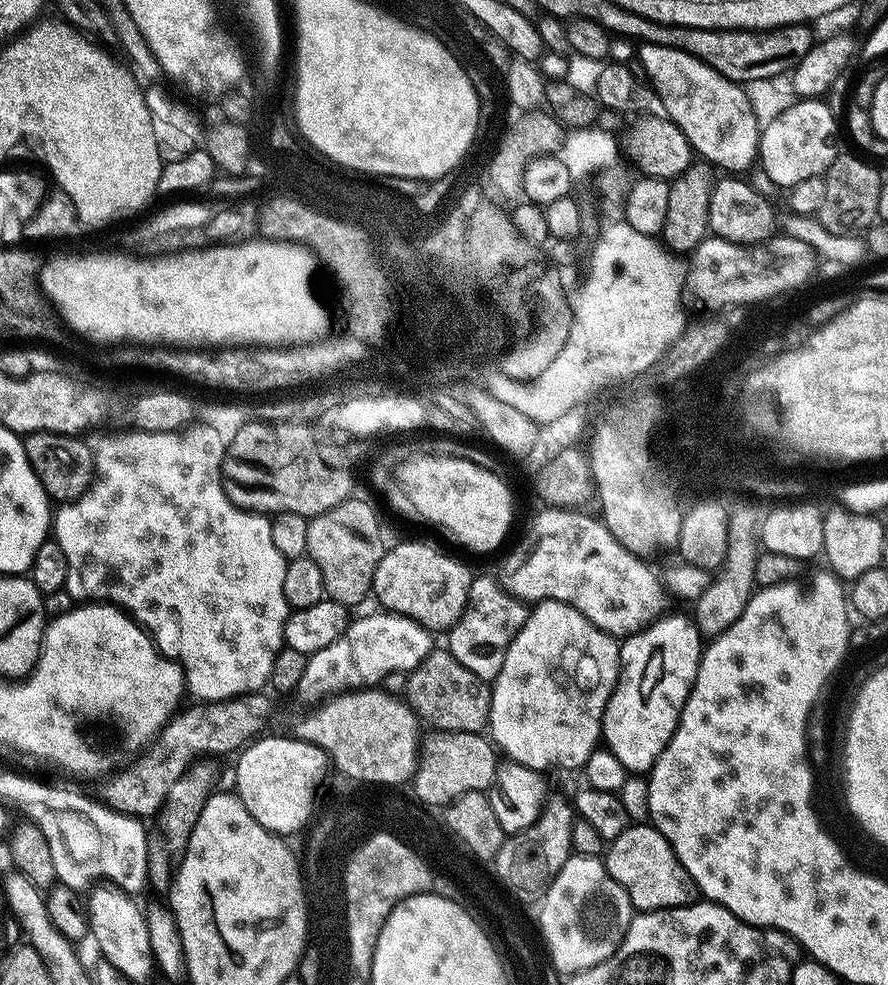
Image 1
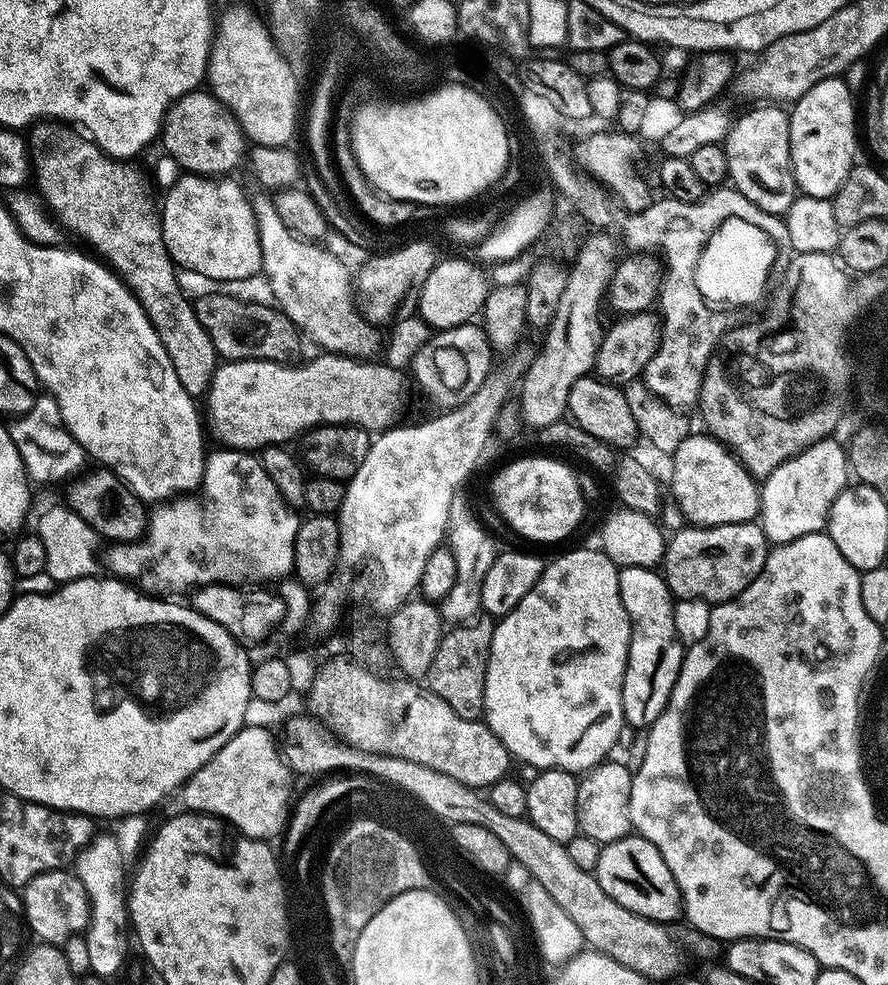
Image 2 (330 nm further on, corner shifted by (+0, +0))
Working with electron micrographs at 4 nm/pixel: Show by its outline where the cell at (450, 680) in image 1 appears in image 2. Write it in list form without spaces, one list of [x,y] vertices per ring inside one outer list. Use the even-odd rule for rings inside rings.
[[[477,618],[467,624],[449,627],[440,637],[434,662],[430,662],[426,686],[438,694],[438,698],[442,698],[442,702],[446,702],[446,706],[458,714],[458,718],[480,720],[484,715],[486,666],[490,658],[493,627],[493,621],[488,618]]]

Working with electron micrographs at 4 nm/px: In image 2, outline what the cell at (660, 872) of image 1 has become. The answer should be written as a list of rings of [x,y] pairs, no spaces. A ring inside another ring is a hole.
[[[629,834],[603,845],[594,875],[598,886],[602,886],[618,906],[626,906],[626,910],[647,920],[673,922],[681,919],[682,897],[678,882],[674,882],[674,874],[670,866],[666,866],[658,846],[645,836]]]

